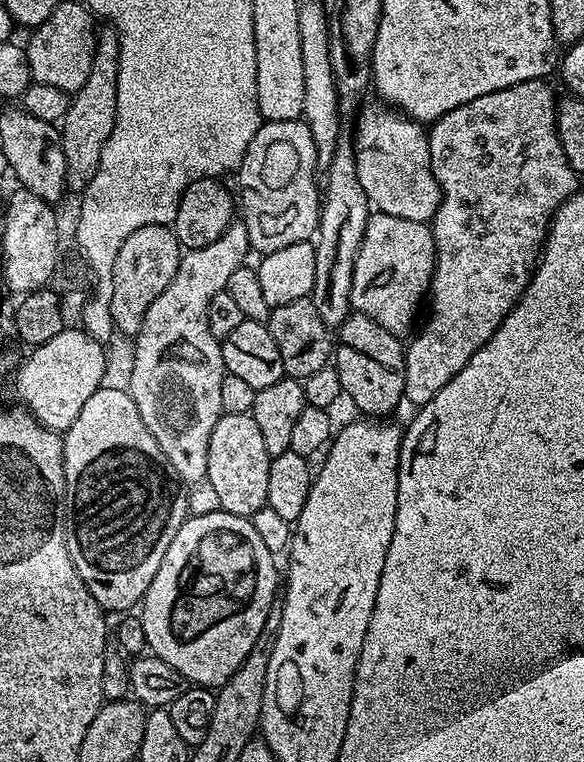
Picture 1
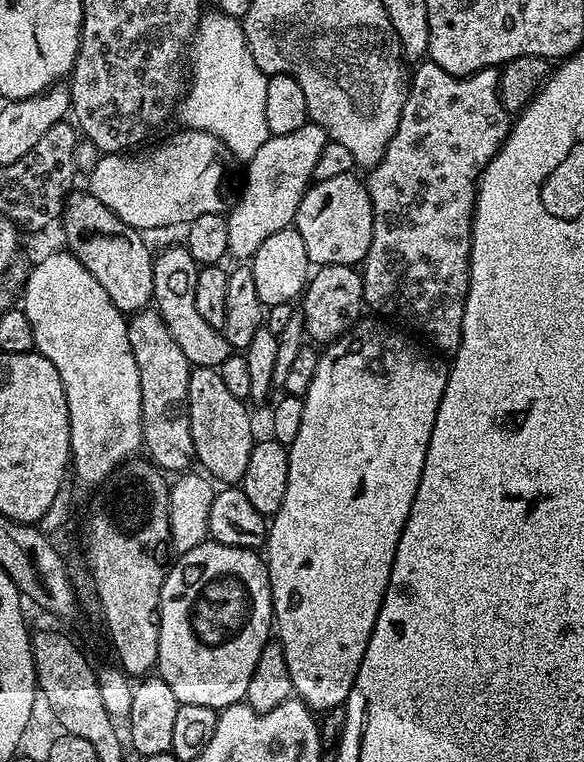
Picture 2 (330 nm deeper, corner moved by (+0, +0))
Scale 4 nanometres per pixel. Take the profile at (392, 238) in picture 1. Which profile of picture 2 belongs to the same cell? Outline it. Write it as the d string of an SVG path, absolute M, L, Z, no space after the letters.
M345 174L338 178L315 181L300 200L294 226L298 230L298 234L302 234L302 242L306 242L309 265L359 265L370 250L370 238L374 234L374 214L372 213L372 203L370 202L367 183L361 177L359 180L356 174Z

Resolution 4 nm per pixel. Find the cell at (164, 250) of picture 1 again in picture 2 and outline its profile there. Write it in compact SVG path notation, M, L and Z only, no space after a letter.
M145 310L135 313L128 320L128 333L130 350L134 350L134 362L138 362L138 378L142 386L143 451L165 473L183 473L193 467L196 454L194 438L190 434L187 402L192 368L178 342L174 342L170 330L166 330L166 322L162 322L159 312Z

